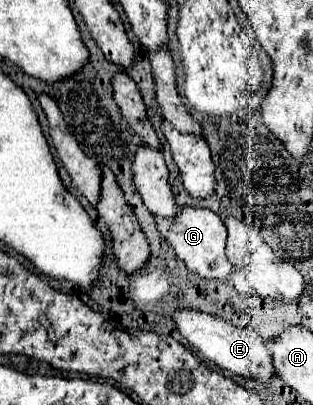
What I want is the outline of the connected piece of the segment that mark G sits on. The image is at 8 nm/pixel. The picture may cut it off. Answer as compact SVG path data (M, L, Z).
M183 207L181 213L169 221L155 217L159 233L173 245L177 257L199 277L203 279L227 279L231 273L235 273L235 265L229 263L225 255L225 243L227 243L227 229L223 221L209 209L197 209L197 207Z

